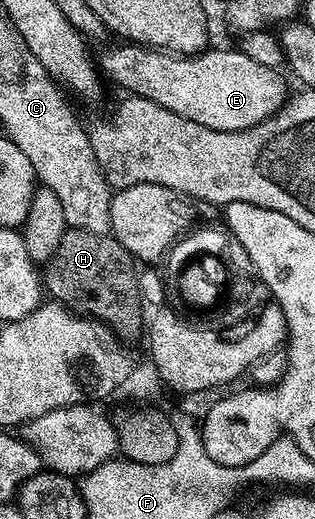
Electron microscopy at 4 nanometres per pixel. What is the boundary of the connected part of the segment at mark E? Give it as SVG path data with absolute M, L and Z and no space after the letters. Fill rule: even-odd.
M131 42L121 44L124 45L120 49L106 49L101 54L100 60L98 56L98 64L103 75L107 79L109 76L110 79L117 80L122 87L128 88L124 90L129 93L146 96L156 104L169 108L174 114L183 116L185 120L201 124L203 128L219 132L237 132L243 128L253 128L255 124L276 115L284 107L286 97L289 95L288 88L277 69L262 66L262 62L254 62L254 58L239 50L231 52L228 48L213 47L211 50L197 52L194 56L181 56L163 50L153 50L147 46L137 46Z

